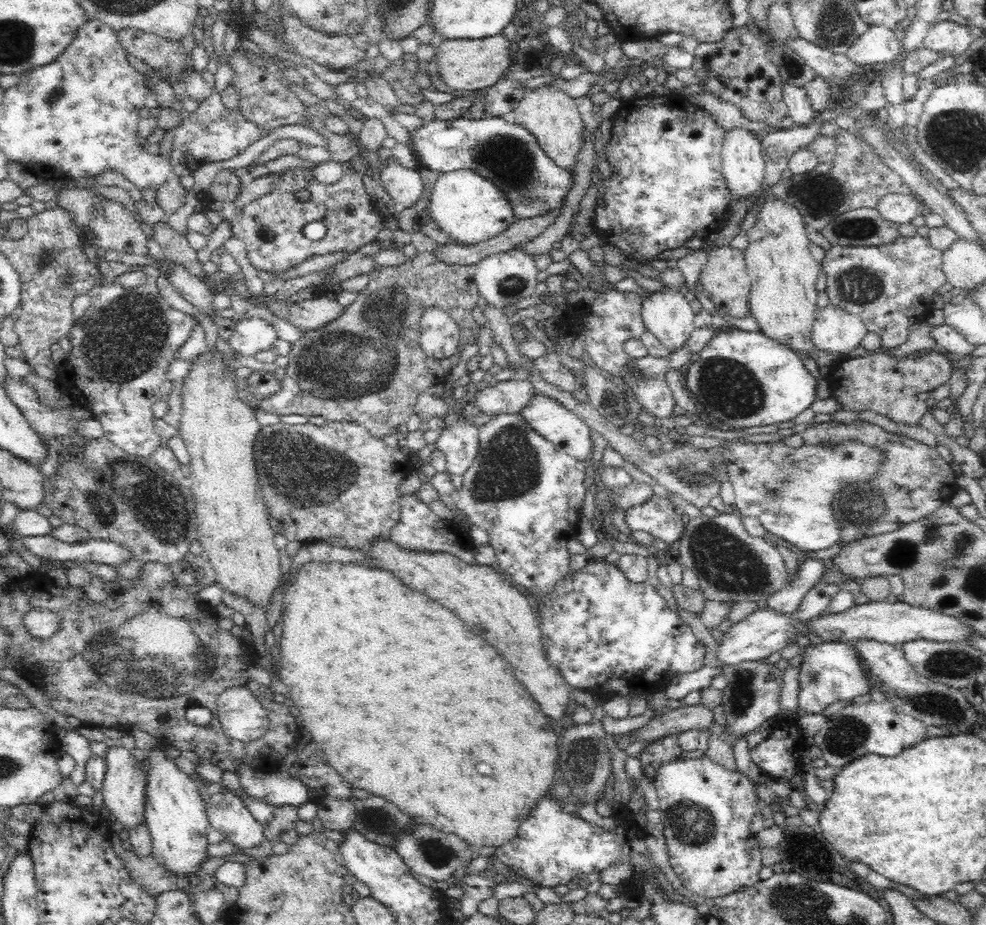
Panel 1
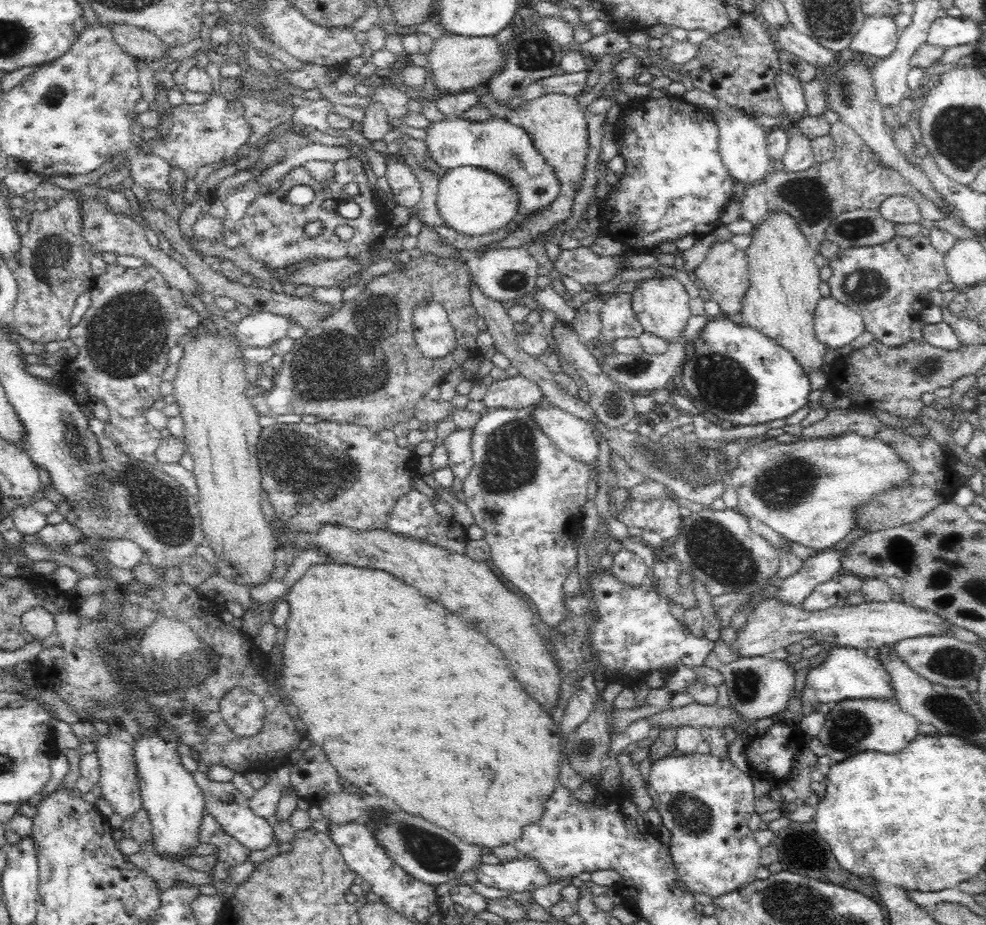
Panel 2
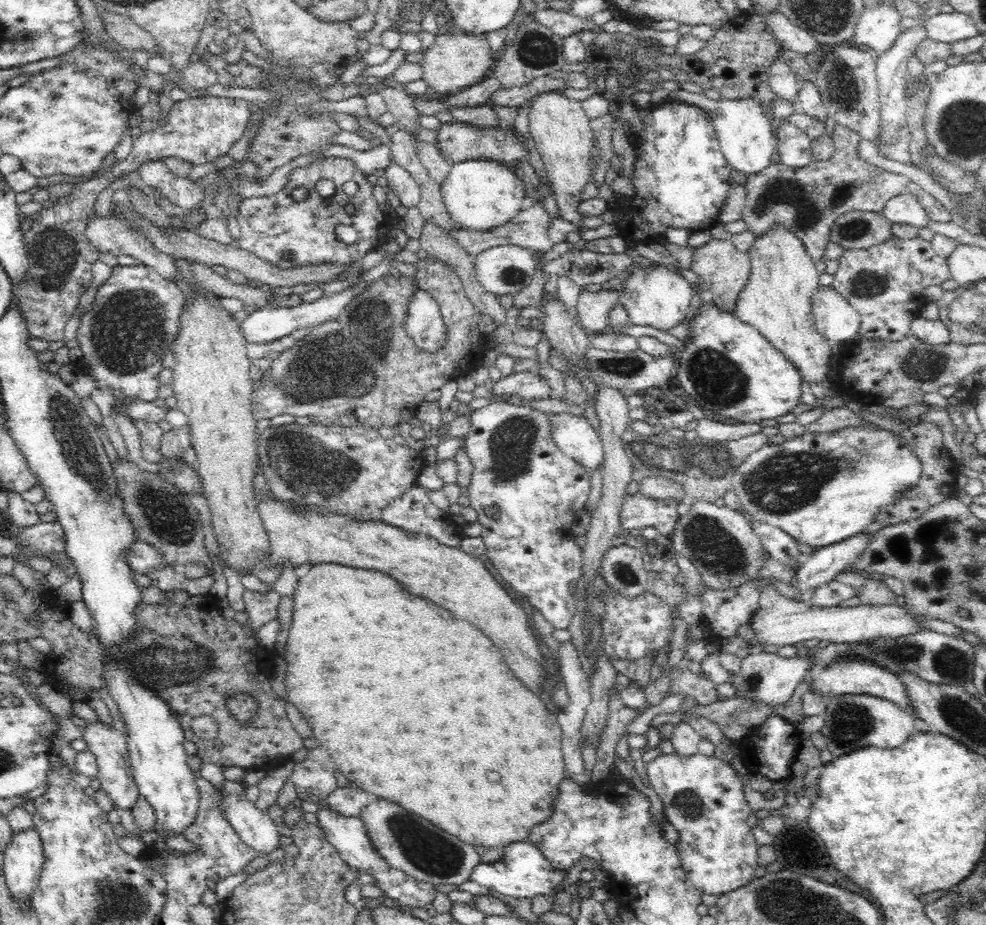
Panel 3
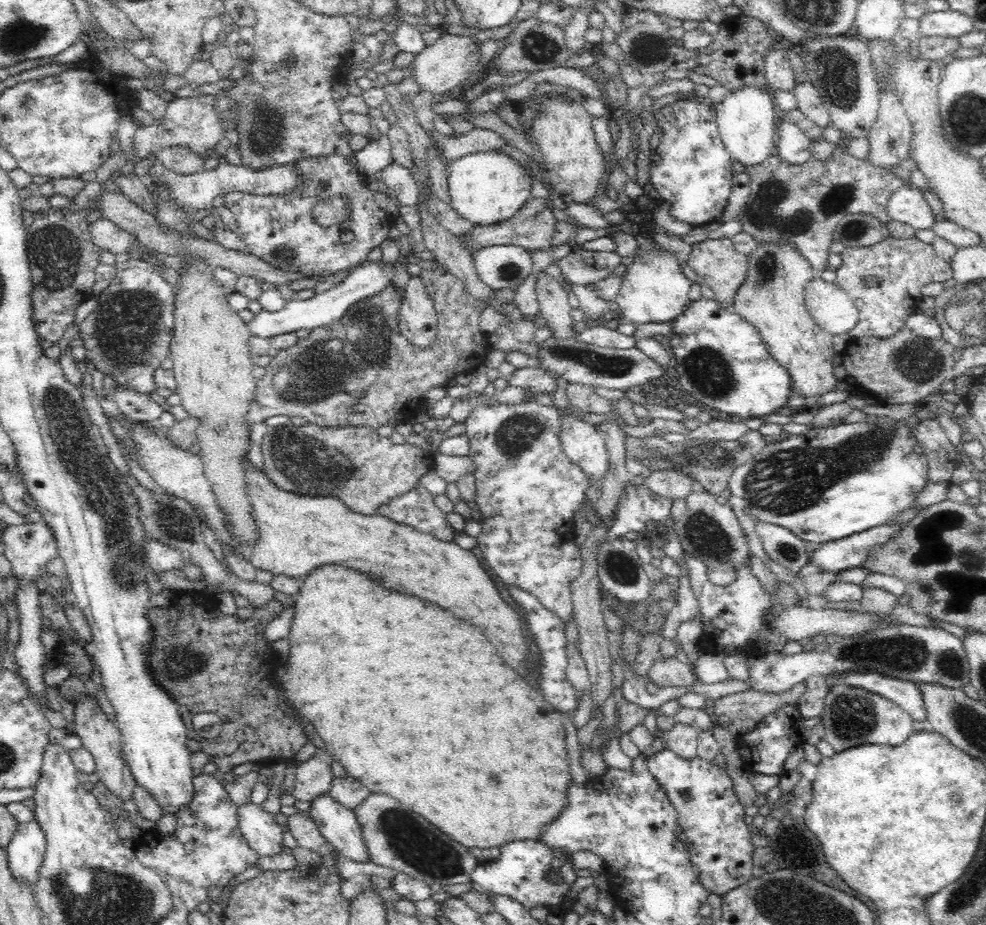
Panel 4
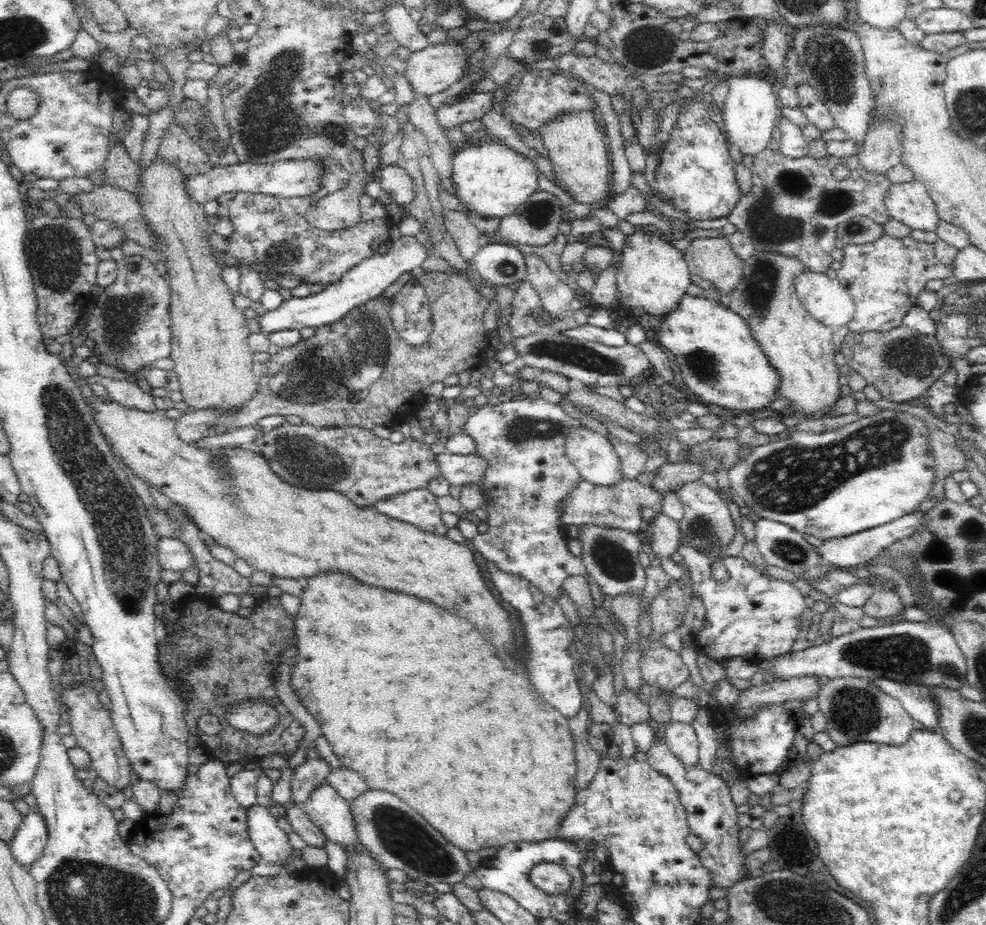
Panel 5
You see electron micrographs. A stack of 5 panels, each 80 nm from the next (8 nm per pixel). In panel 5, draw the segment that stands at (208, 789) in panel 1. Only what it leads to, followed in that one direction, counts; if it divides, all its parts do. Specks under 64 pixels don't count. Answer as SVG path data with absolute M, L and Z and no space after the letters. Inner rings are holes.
M256 804L247 808L247 822L252 844L266 862L279 865L293 856L294 848L290 845L290 841L288 841L288 835L282 828L278 827L277 819L271 816L266 807Z

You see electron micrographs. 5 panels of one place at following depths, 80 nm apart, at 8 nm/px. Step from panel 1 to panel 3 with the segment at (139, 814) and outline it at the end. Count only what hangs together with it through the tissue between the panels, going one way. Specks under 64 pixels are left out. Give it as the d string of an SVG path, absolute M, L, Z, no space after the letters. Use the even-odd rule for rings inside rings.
M92 721L91 723L86 722L86 727L82 731L82 740L86 741L88 751L92 752L97 759L97 779L100 780L101 789L110 796L116 809L132 811L136 806L136 802L138 802L138 798L140 798L140 794L132 775L130 757L128 757L128 745L126 745L124 734L104 722Z

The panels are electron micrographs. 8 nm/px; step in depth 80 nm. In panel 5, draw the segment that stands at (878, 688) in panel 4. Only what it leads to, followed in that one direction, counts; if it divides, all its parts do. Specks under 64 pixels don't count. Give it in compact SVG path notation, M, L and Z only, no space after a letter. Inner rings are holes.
M868 678L878 685L884 693L898 699L906 712L914 720L921 722L929 731L936 731L938 726L938 703L934 701L934 695L930 687L911 682L896 682L886 678Z

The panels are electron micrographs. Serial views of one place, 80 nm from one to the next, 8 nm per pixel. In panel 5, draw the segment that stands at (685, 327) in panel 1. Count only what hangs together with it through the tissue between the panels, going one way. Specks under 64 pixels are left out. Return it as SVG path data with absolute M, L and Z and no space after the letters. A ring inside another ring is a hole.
M640 225L633 234L626 235L620 263L615 266L618 298L622 299L617 306L628 309L634 318L643 314L658 318L672 314L692 284L685 254L676 249L672 241L665 240L663 235L656 236Z

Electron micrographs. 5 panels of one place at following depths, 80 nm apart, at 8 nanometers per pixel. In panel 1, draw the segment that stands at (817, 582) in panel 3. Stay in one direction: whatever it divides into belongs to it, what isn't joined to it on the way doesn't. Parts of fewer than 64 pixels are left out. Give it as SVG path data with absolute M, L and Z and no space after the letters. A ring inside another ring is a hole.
M806 559L795 575L767 600L768 609L782 614L798 610L805 594L824 576L824 572L834 570L831 560Z

